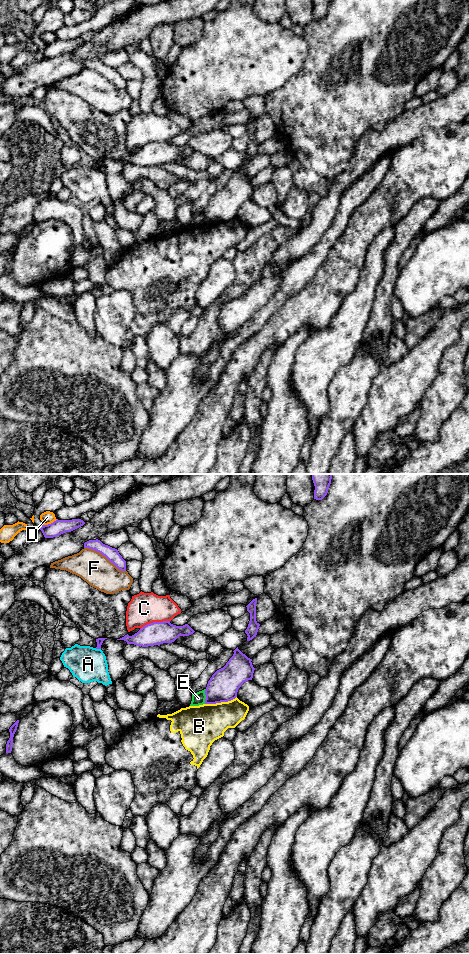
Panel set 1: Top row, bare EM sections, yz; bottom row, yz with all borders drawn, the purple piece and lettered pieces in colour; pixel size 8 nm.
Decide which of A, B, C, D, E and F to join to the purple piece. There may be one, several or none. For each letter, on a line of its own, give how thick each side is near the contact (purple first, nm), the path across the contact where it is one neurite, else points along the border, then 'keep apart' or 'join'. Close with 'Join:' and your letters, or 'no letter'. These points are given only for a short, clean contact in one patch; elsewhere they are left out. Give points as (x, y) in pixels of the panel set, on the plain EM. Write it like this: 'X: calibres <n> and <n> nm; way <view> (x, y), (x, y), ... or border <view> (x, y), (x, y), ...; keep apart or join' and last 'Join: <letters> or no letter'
A: calibres 50 and 280 nm; keep apart
B: calibres 240 and 320 nm; border yz (236, 216), (227, 221), (205, 224); keep apart
C: calibres 190 and 260 nm; keep apart
D: calibres 120 and 100 nm; keep apart
E: calibres 240 and 100 nm; border yz (206, 209), (204, 223); keep apart
F: calibres 110 and 260 nm; keep apart
Join: no letter

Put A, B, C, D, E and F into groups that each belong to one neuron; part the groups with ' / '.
A / B / C / D / E / F

